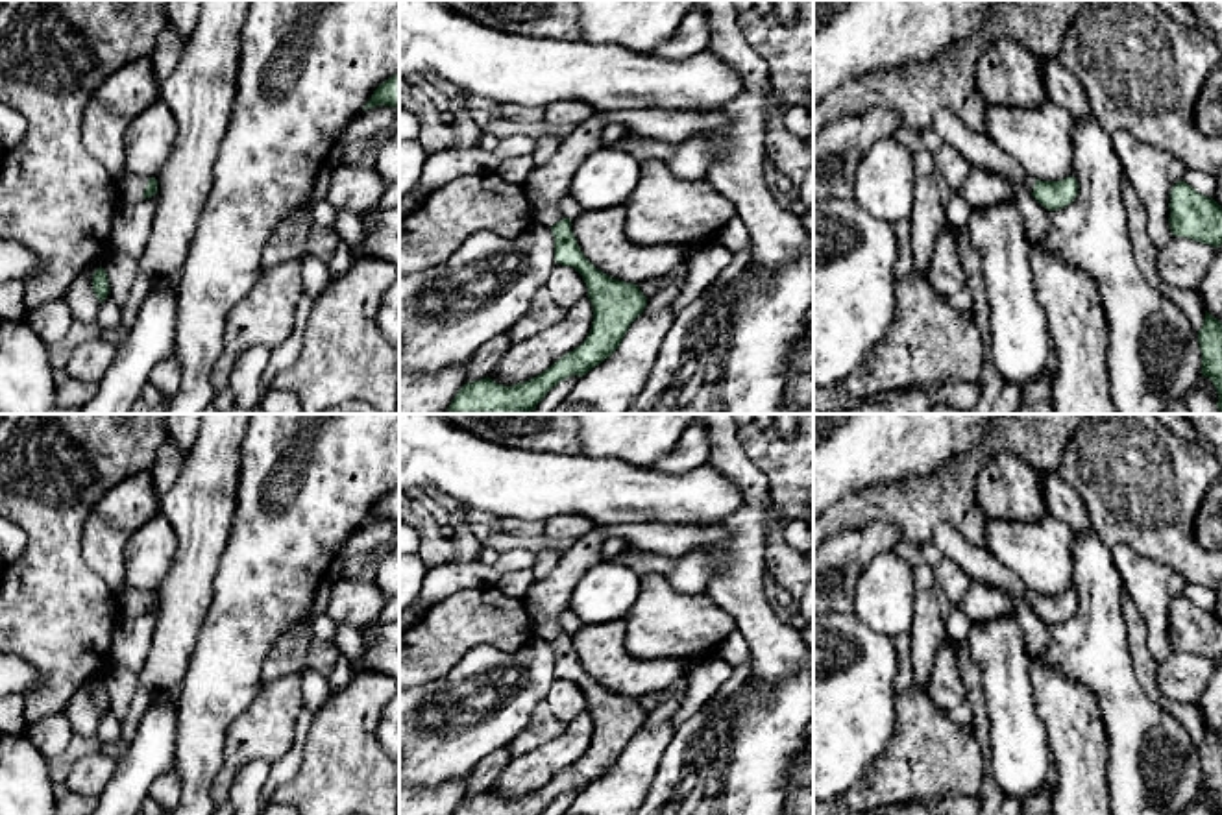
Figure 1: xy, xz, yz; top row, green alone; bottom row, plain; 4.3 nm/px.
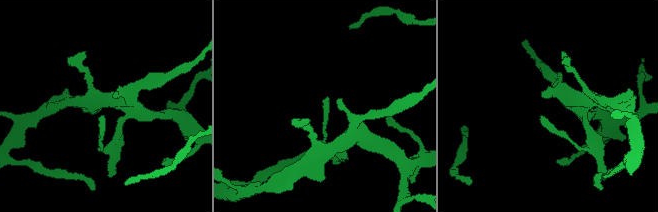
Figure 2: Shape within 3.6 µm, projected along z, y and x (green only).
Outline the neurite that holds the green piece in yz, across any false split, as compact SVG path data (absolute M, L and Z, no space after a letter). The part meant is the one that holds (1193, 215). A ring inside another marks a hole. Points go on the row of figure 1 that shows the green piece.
M1178 181L1170 190L1170 231L1209 246L1222 246L1222 205Z

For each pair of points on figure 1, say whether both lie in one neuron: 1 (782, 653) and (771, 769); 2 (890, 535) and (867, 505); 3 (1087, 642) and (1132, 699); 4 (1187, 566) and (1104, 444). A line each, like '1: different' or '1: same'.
1: different
2: different
3: same
4: same

